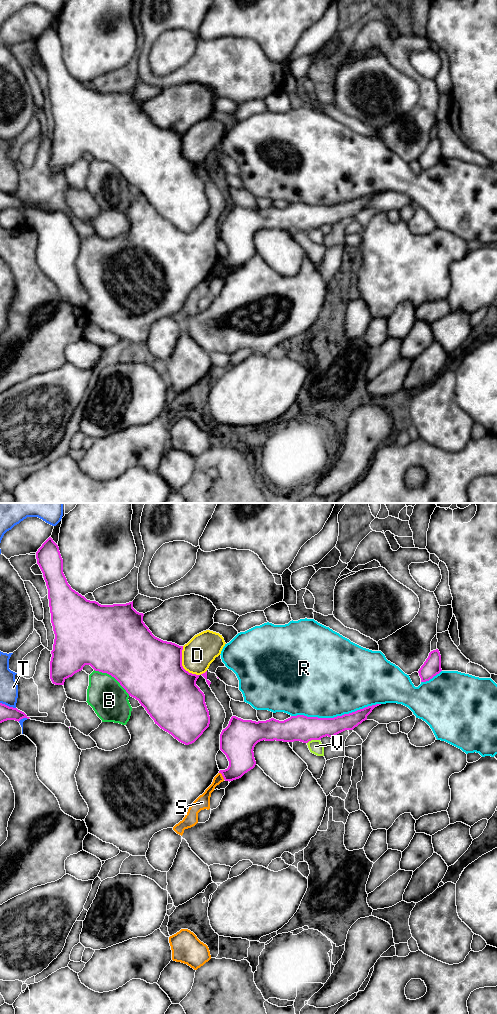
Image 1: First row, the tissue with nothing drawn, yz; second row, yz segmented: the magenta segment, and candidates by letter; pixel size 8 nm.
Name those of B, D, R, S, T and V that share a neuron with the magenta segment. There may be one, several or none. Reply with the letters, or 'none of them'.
none of them

